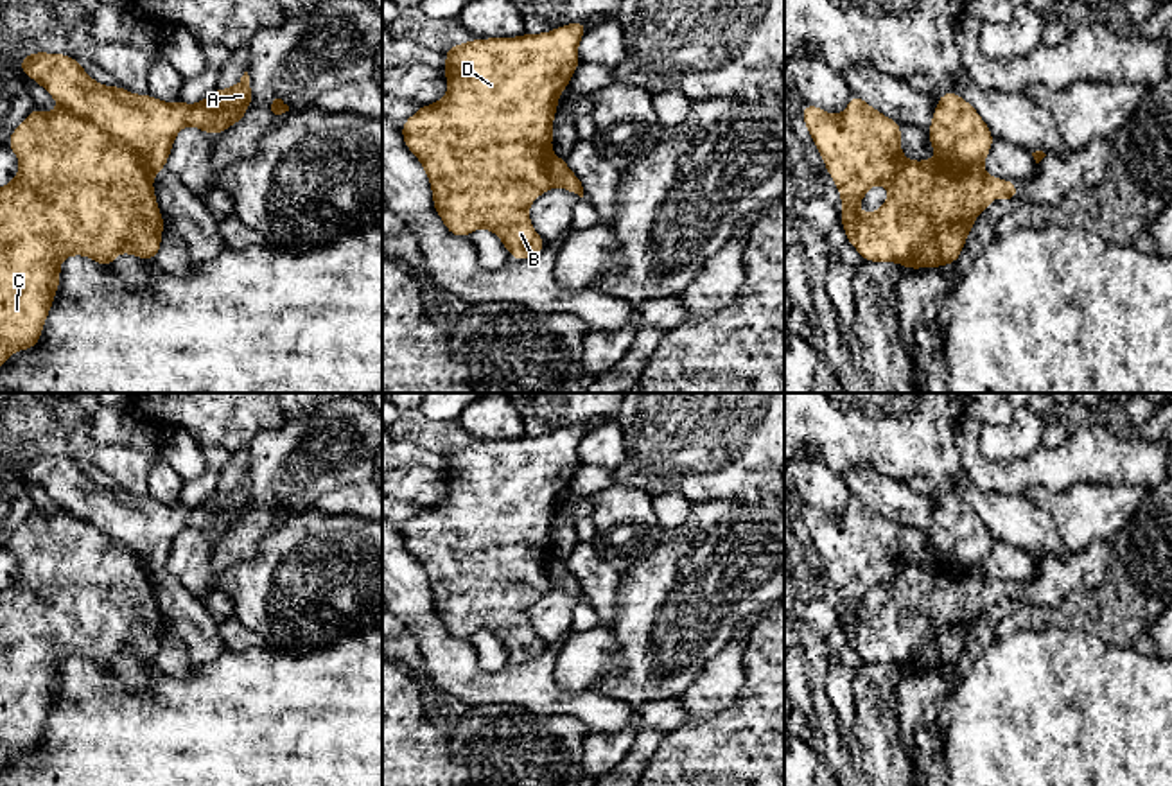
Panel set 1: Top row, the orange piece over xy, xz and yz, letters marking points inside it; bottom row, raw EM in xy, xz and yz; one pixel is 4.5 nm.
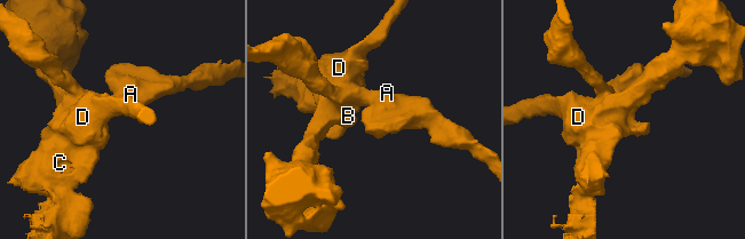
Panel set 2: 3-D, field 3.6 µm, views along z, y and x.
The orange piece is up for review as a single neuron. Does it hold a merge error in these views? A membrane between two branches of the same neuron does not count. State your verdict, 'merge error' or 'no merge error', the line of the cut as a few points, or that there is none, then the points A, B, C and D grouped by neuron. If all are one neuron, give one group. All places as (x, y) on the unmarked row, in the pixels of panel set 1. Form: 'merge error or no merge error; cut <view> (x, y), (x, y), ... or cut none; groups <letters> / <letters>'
merge error; cut xy (61, 508), (124, 544), (151, 576); groups A / B C D

